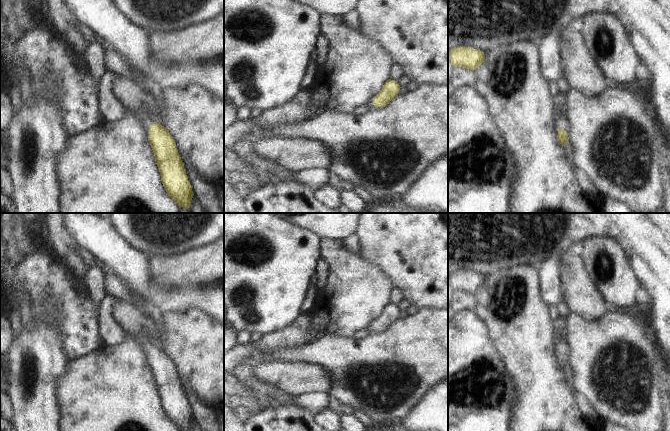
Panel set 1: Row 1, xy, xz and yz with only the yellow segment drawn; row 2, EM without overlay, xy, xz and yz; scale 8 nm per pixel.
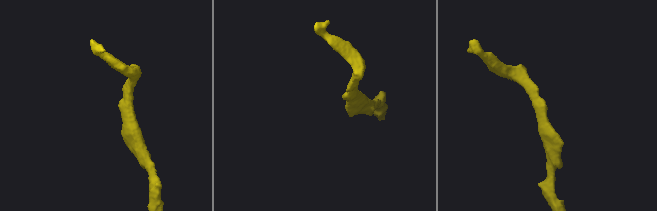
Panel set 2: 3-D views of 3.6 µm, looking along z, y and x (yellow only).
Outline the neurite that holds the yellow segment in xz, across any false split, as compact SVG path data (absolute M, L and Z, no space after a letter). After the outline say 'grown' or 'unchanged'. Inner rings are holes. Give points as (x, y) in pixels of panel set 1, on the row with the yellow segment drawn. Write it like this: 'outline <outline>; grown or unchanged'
outline M387 80L380 92L373 98L372 101L368 102L366 106L370 109L373 107L385 107L394 97L398 96L400 90L398 81Z; grown

